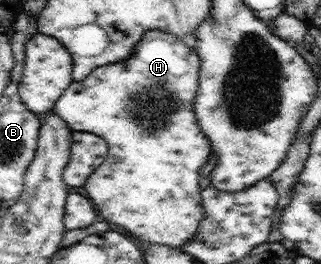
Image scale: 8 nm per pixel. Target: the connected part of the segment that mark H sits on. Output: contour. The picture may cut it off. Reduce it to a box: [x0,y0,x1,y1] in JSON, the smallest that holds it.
[52,29,212,247]

